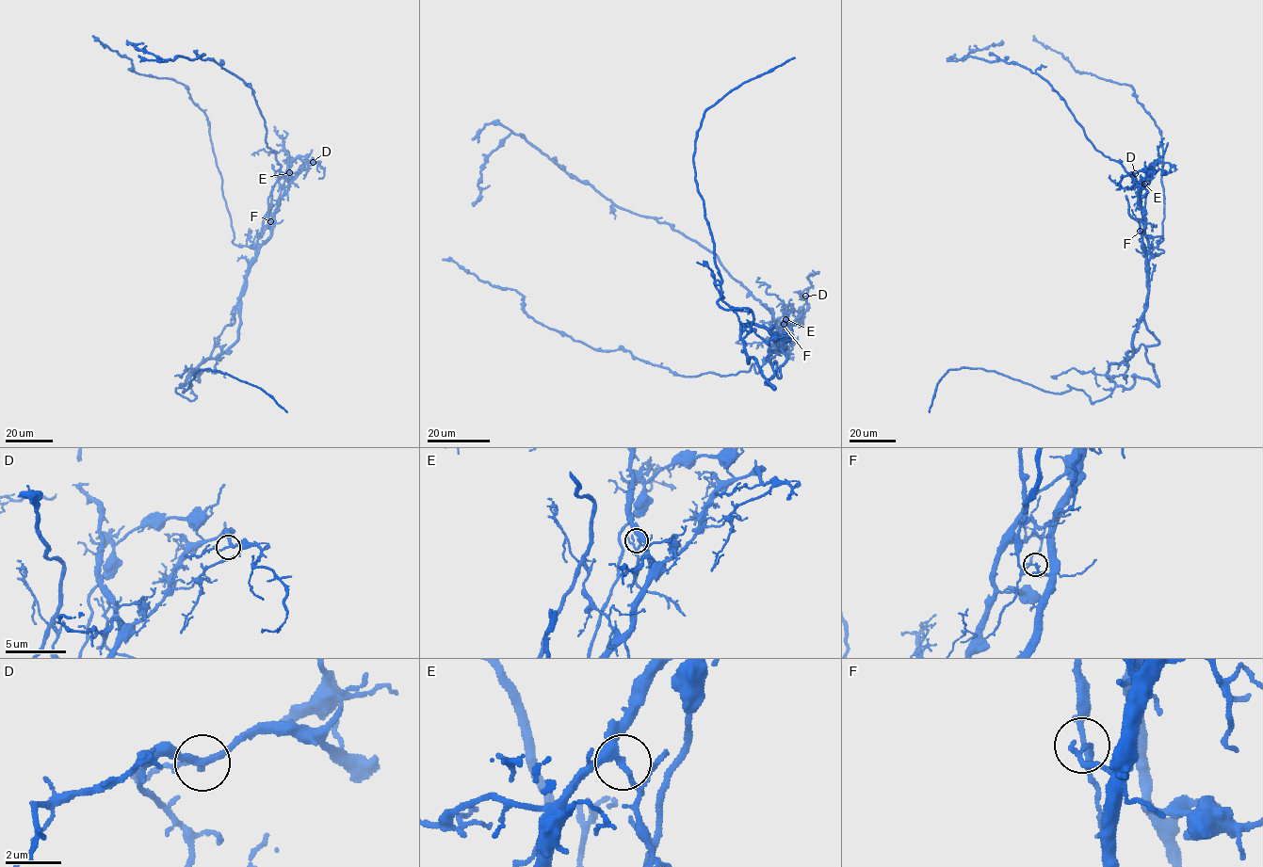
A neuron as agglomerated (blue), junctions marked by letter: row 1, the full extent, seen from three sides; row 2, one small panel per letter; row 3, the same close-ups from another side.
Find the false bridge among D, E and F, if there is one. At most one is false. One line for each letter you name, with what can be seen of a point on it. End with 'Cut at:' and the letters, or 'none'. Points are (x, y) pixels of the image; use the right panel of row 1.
F: place (1140, 231)
Cut at: F

